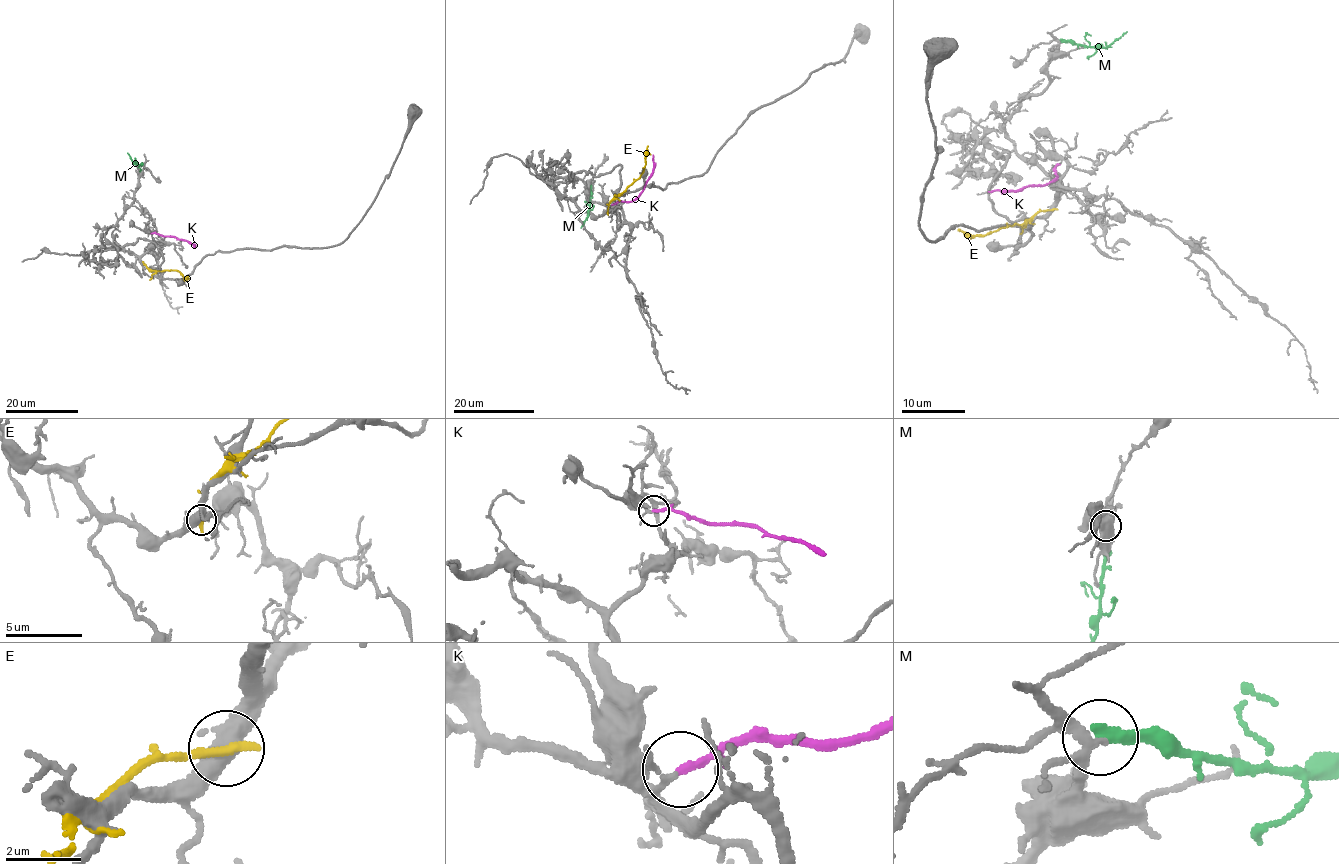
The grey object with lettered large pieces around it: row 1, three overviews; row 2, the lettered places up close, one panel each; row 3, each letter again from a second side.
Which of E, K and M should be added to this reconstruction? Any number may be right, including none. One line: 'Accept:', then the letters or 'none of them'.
Accept: none of them

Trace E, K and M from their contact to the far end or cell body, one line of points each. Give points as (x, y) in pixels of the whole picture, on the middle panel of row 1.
E: (607, 211), (608, 203), (641, 174), (648, 146)
K: (611, 205), (633, 201), (640, 194), (653, 172), (653, 154)
M: (591, 186), (588, 215), (580, 228)

